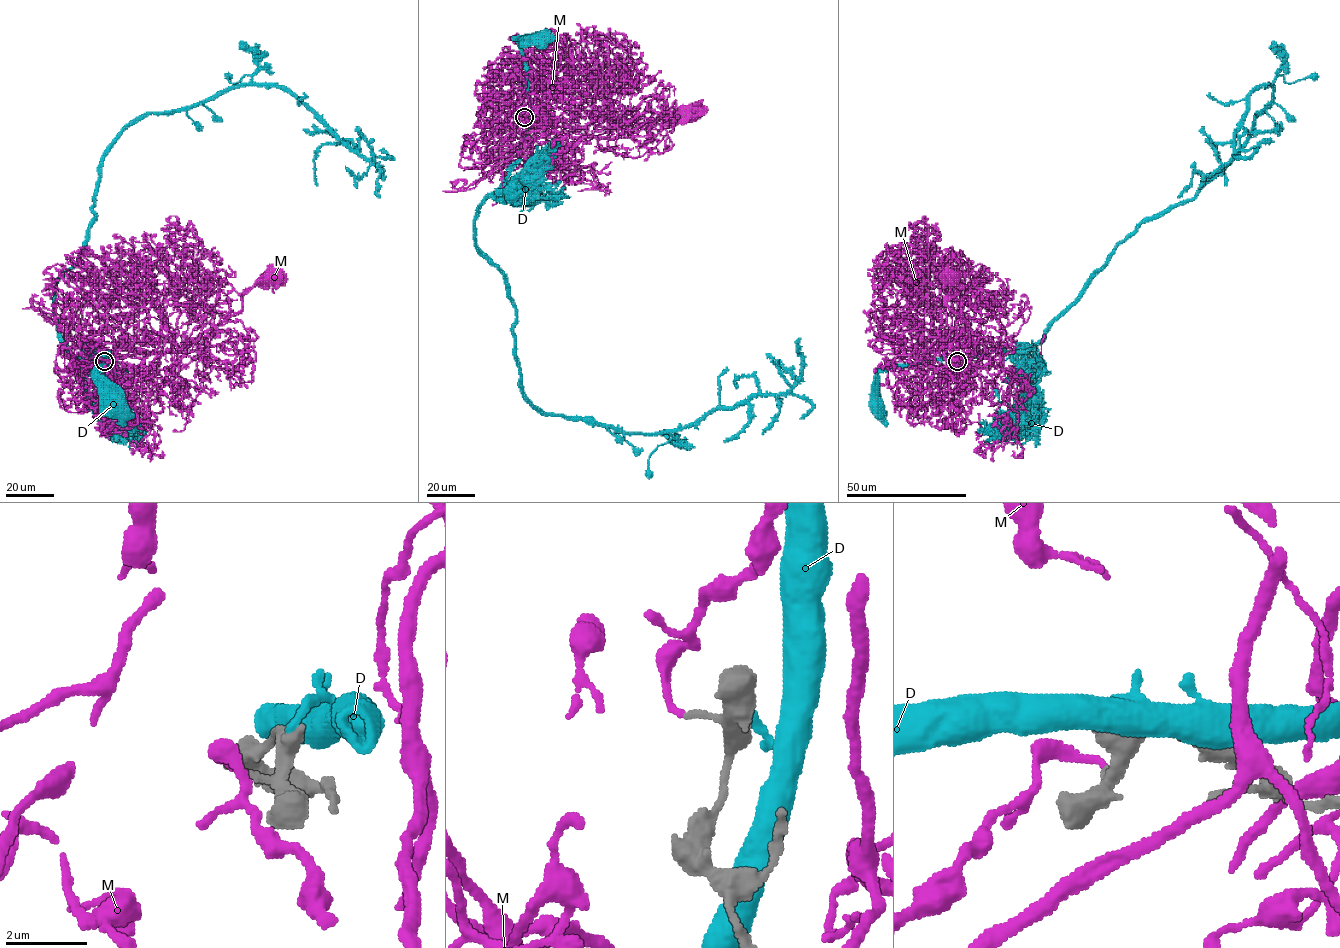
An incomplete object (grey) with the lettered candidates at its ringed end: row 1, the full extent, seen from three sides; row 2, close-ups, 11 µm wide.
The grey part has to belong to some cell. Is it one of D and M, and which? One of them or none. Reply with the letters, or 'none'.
M

